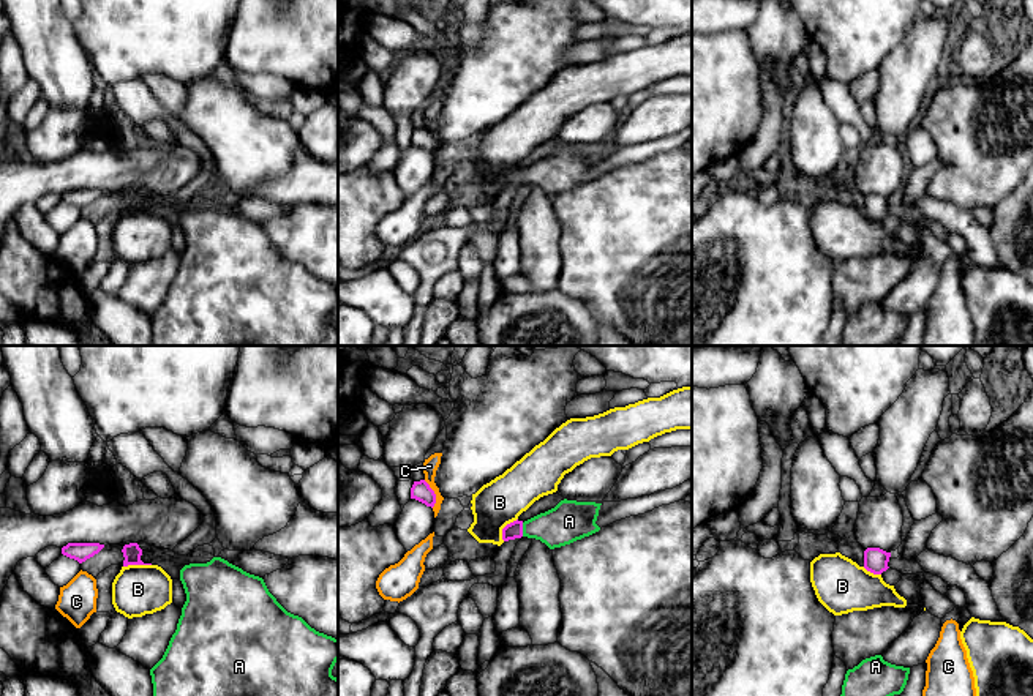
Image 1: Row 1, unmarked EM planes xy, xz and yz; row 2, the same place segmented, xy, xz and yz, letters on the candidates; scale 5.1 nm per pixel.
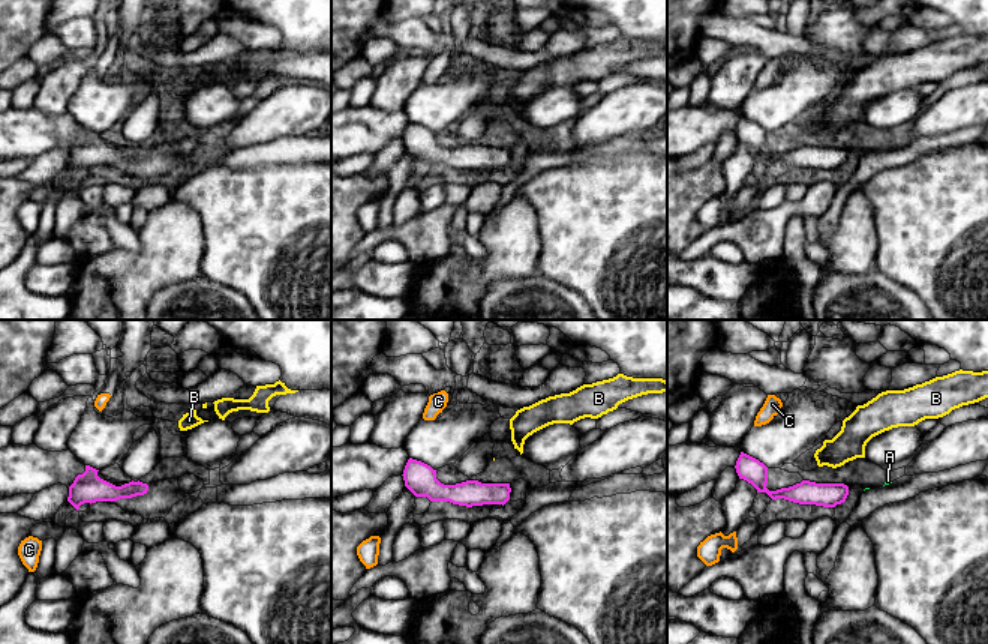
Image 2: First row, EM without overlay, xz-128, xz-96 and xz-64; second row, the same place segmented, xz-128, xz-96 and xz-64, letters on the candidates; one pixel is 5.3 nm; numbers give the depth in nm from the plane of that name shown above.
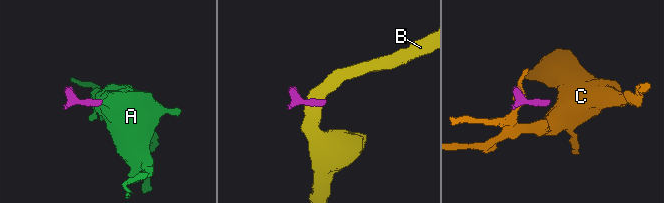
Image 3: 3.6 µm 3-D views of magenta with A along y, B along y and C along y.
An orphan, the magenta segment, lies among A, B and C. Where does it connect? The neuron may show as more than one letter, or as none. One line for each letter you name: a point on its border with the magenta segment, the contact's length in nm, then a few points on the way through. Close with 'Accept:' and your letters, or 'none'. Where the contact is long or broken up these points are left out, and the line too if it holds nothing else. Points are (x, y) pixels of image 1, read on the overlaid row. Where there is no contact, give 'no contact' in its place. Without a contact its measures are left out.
A: xz (522, 529) | 70 nm | across xz (512, 531), (522, 529), (558, 527), (569, 521)
Accept: A

